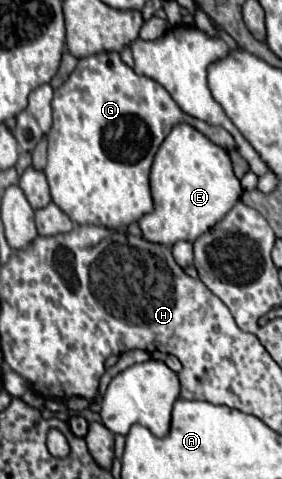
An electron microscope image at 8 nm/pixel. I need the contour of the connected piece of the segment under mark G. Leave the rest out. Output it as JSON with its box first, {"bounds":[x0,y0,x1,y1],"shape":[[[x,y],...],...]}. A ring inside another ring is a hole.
{"bounds":[45,52,191,228],"shape":[[[99,52],[87,58],[81,58],[77,68],[71,72],[71,76],[67,78],[67,82],[63,82],[57,90],[55,90],[55,98],[51,102],[53,106],[53,126],[49,132],[49,154],[47,154],[47,166],[45,166],[45,176],[49,180],[49,188],[51,188],[51,200],[77,224],[93,224],[93,226],[105,226],[105,228],[117,228],[117,226],[129,226],[133,222],[137,222],[141,216],[149,214],[153,210],[153,200],[151,200],[151,192],[149,192],[149,170],[151,170],[151,162],[153,156],[157,152],[157,148],[161,146],[161,142],[165,140],[165,136],[171,132],[171,128],[179,122],[189,122],[191,118],[173,102],[173,98],[169,96],[169,92],[157,84],[151,78],[145,76],[137,76],[123,60],[117,52]]]}

